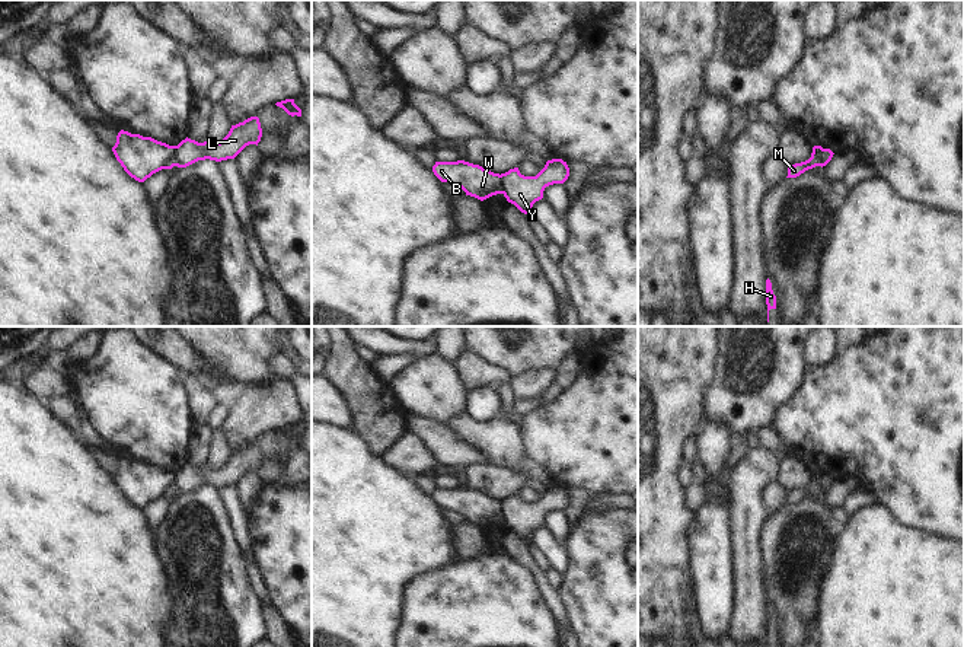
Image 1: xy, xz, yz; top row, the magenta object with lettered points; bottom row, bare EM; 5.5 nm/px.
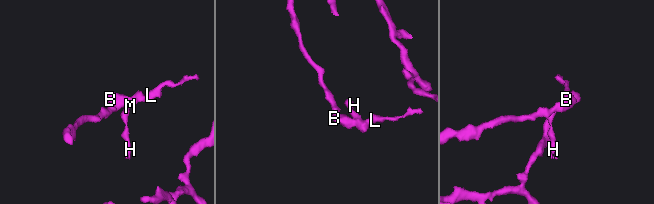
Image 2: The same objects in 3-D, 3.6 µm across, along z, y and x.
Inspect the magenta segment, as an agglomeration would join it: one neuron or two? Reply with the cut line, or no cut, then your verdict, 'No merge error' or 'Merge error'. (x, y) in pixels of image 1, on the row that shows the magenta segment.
Split along xy (175, 146), (172, 165). Merge error.

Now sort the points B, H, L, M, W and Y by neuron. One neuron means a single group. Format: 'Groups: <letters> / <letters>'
Groups: B W / H L M Y.

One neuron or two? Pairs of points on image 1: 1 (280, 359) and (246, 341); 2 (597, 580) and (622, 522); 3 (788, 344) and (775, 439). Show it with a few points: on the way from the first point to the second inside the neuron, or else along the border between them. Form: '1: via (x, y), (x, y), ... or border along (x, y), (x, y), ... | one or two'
1: border along (275, 351), (267, 362), (267, 366), (277, 378) | two
2: via (597, 566), (597, 547), (607, 536) | one
3: border along (769, 426), (757, 430) | two

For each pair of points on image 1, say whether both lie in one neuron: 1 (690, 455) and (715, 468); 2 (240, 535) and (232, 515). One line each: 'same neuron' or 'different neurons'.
1: different neurons
2: same neuron

